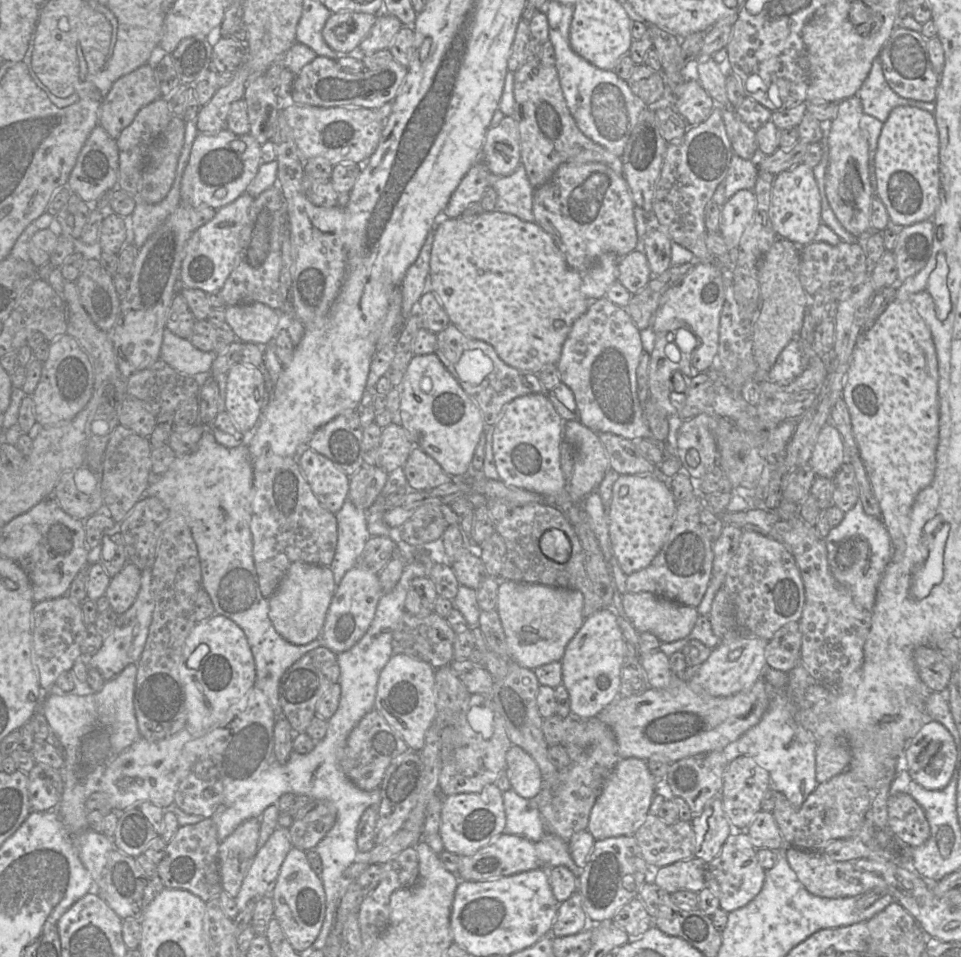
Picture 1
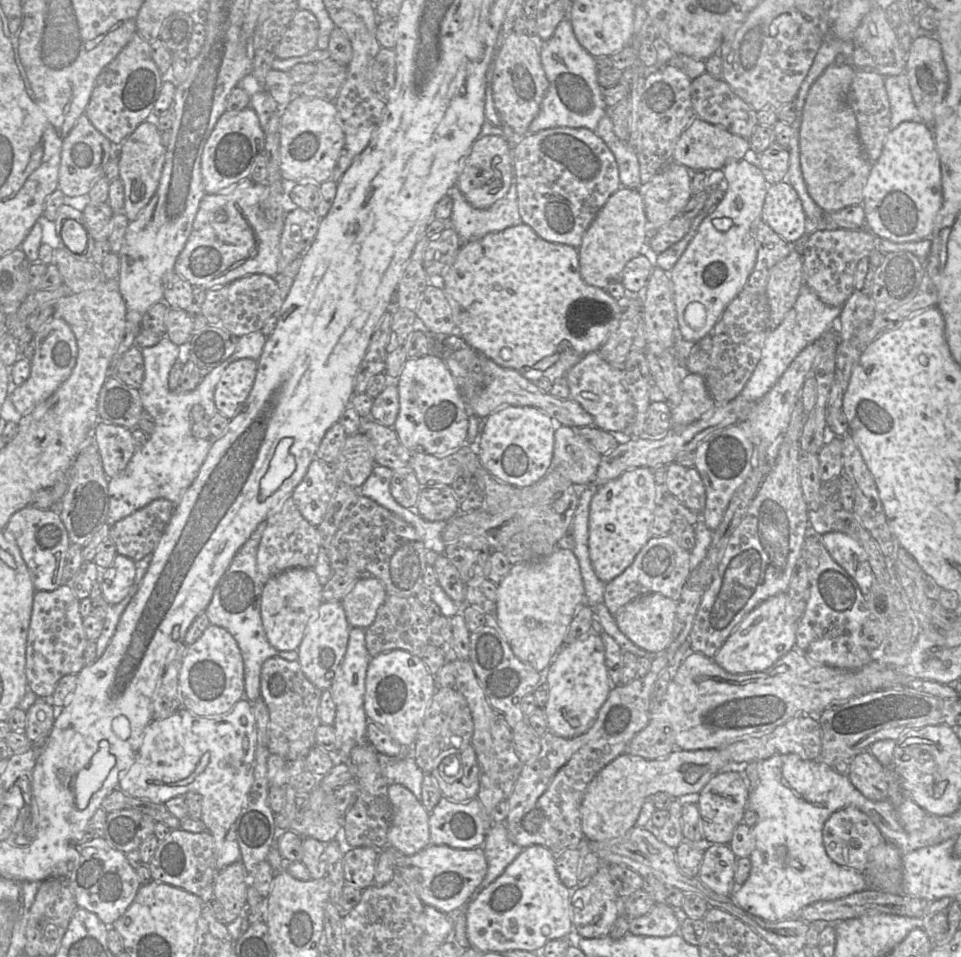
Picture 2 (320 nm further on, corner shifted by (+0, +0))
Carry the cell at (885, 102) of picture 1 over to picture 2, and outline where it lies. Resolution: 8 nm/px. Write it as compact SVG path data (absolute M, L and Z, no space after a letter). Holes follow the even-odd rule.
M906 72L885 77L885 89L890 103L890 129L904 121L923 122L915 105Z

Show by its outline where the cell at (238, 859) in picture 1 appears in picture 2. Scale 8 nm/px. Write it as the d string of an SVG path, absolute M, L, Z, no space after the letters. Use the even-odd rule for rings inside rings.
M237 861L217 871L214 879L214 898L224 908L224 923L234 921L247 907L249 874L243 862Z

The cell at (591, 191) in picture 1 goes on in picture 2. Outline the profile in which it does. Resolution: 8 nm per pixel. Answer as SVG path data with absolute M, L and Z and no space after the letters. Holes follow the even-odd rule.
M562 126L527 134L512 148L512 160L523 223L544 240L576 249L597 213L621 187L613 153L587 128Z

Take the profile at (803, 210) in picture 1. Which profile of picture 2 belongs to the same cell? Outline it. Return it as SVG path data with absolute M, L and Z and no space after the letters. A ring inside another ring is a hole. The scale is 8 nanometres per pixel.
M787 181L768 185L761 219L790 243L798 241L811 227L797 191Z

